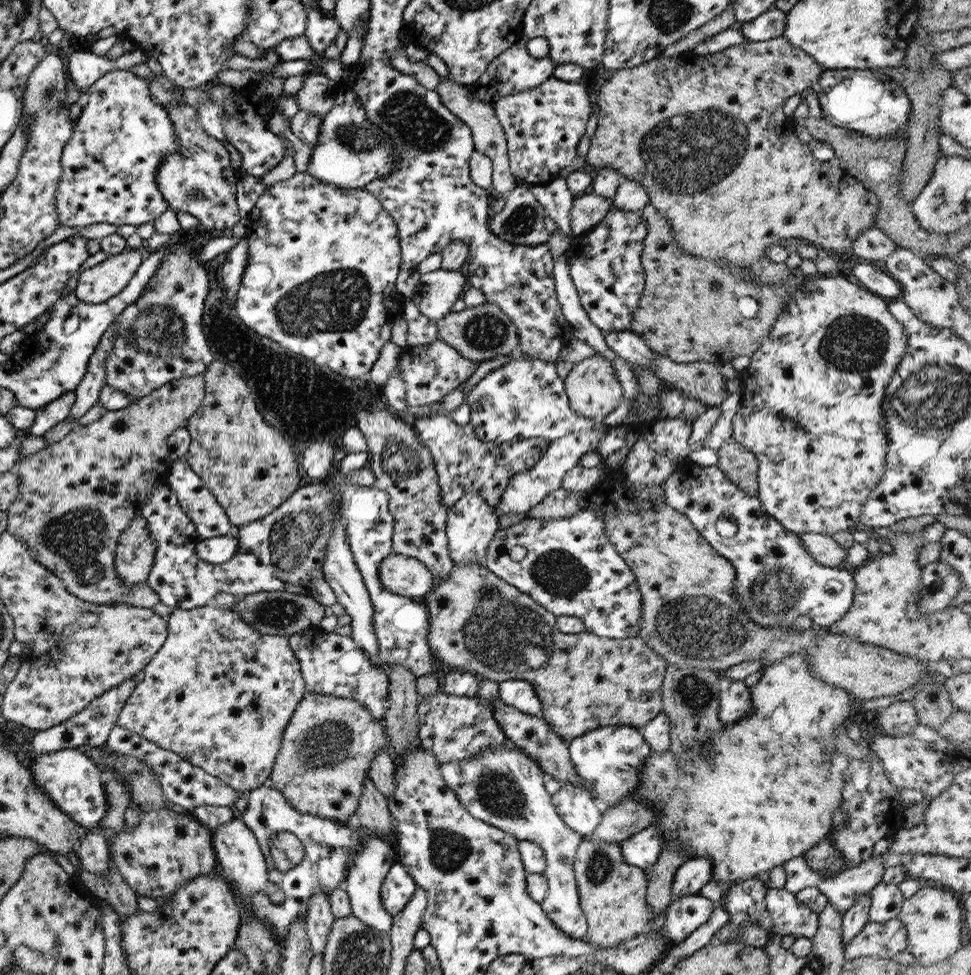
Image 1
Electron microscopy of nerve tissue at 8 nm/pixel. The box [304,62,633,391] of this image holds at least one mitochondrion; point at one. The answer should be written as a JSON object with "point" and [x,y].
{"point":[418,128]}

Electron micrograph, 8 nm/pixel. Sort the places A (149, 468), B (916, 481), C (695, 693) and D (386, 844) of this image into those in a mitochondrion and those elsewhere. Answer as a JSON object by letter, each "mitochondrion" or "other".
{"A":"other","B":"other","C":"mitochondrion","D":"other"}

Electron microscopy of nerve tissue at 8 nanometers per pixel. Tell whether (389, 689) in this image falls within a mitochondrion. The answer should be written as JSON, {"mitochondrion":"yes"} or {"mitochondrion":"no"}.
{"mitochondrion":"no"}

